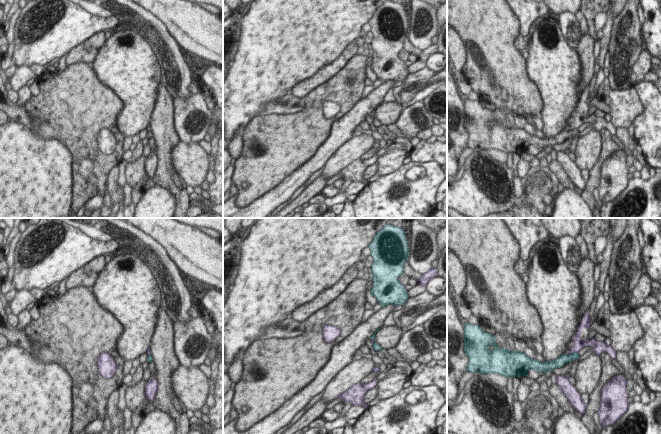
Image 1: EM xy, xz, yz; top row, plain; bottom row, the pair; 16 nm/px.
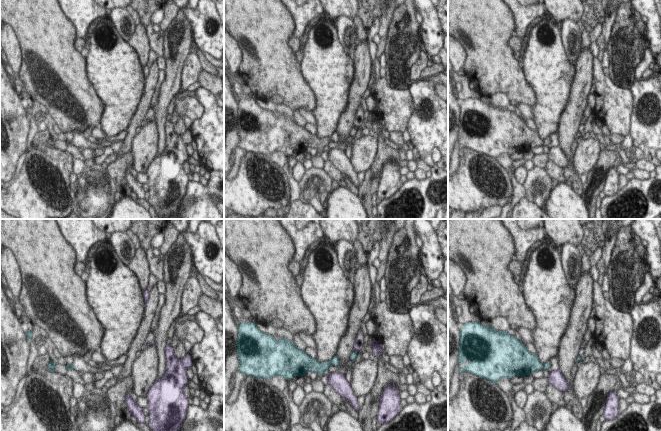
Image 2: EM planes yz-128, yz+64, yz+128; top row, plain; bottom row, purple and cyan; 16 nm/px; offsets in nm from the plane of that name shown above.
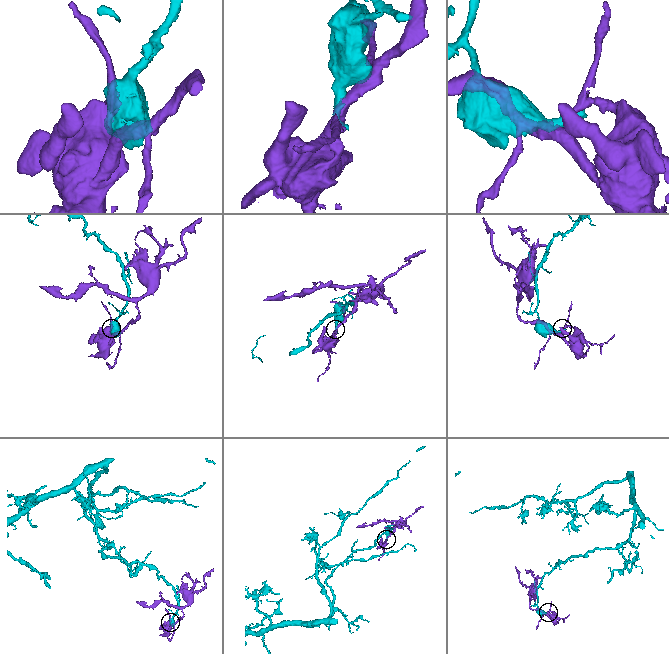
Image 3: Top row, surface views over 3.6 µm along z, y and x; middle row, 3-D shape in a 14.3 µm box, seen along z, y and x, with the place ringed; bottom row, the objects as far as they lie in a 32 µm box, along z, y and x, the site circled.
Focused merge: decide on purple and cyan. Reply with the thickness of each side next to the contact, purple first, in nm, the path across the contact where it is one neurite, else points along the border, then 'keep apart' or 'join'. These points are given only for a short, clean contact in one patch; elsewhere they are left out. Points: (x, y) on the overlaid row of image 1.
calibres 200 and 160 nm; border yz (577, 351), (568, 354); keep apart

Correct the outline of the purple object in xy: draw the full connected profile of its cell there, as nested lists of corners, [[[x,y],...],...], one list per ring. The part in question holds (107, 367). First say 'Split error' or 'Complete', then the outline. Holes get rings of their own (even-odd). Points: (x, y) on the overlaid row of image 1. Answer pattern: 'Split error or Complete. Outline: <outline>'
Complete. Outline: [[[101,353],[97,360],[98,372],[105,379],[110,379],[114,376],[117,365],[110,354]]]

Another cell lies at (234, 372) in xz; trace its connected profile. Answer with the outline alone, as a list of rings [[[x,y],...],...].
[[[241,355],[235,362],[233,362],[228,368],[227,374],[230,380],[236,384],[237,381],[240,381],[242,372],[243,372],[243,357]]]

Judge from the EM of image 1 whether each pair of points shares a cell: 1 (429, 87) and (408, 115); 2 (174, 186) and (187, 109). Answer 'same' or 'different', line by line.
1: different
2: different

